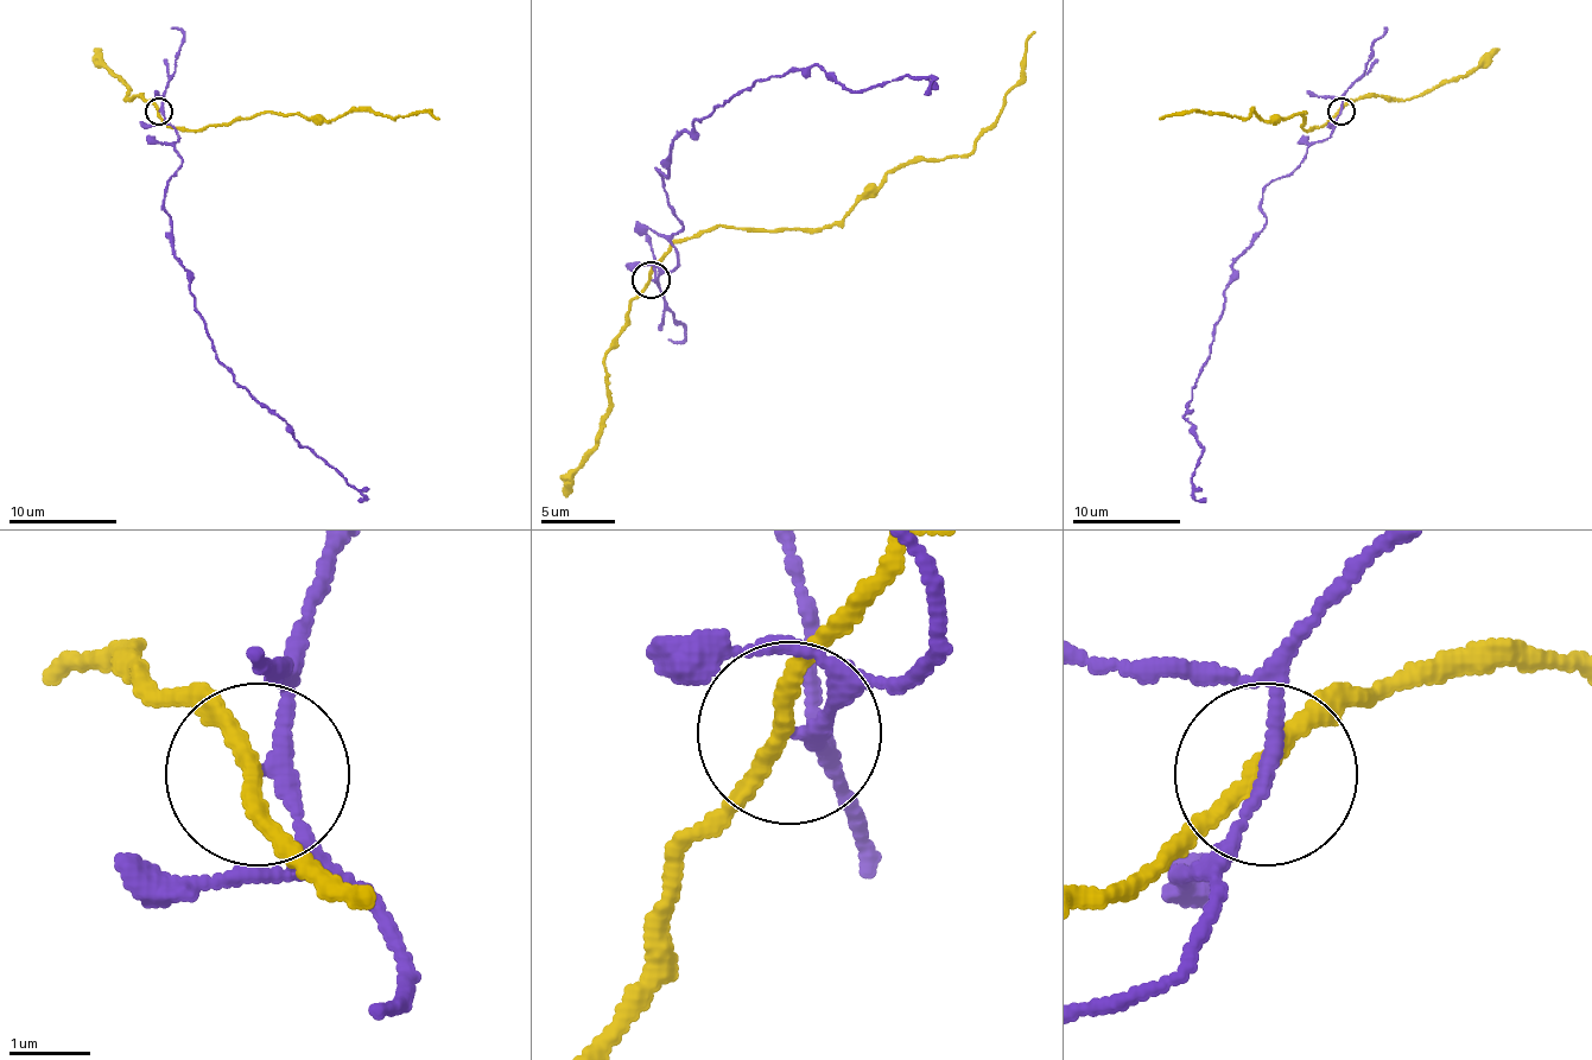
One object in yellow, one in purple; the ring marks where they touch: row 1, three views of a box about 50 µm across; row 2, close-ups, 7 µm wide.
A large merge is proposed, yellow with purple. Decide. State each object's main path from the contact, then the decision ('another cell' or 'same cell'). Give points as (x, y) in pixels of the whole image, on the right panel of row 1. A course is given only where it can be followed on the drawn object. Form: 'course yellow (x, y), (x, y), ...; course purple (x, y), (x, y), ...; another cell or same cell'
course yellow (1342, 110), (1306, 129), (1304, 113), (1266, 121), (1253, 110), (1249, 115), (1160, 118); course purple (1342, 110), (1331, 134), (1263, 191), (1266, 223), (1234, 265), (1185, 416), (1204, 445), (1192, 494), (1206, 502); another cell

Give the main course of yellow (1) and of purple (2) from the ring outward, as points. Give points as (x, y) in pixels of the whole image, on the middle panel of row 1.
1: (649, 281), (668, 252), (698, 233), (836, 226), (909, 163), (965, 154), (1021, 77), (1025, 44), (1035, 32)
2: (649, 281), (676, 266), (683, 226), (658, 170), (717, 107), (813, 65), (847, 91), (928, 77), (925, 95)

